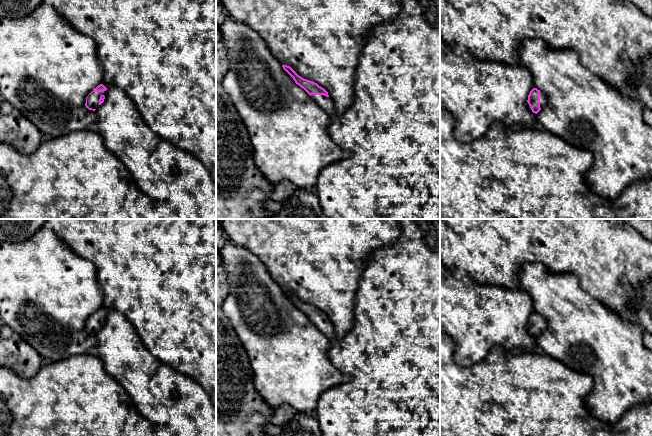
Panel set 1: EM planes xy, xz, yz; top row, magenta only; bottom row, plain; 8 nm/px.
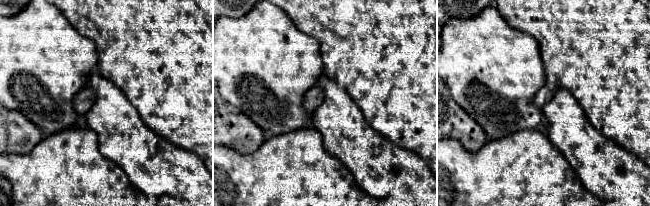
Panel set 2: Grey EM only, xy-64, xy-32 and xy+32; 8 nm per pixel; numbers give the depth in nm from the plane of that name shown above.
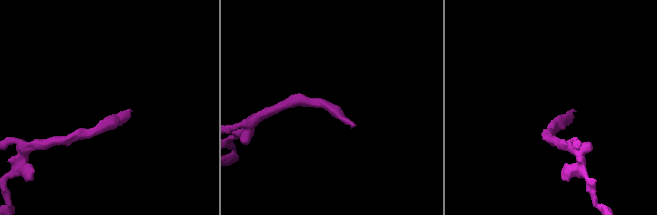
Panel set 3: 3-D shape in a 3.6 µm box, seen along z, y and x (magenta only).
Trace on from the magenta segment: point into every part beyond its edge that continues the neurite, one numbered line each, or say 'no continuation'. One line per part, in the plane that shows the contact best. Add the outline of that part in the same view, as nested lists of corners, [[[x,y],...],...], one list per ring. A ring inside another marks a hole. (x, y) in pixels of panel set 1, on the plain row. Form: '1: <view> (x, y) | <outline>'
1: xy (93, 323) | [[[106,315],[104,316],[92,316],[88,321],[87,321],[87,330],[92,333],[97,333],[99,329],[99,323],[101,319],[106,319]]]

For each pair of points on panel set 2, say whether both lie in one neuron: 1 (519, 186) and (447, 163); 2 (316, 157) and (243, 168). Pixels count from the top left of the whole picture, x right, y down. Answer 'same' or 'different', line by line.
1: same
2: same

